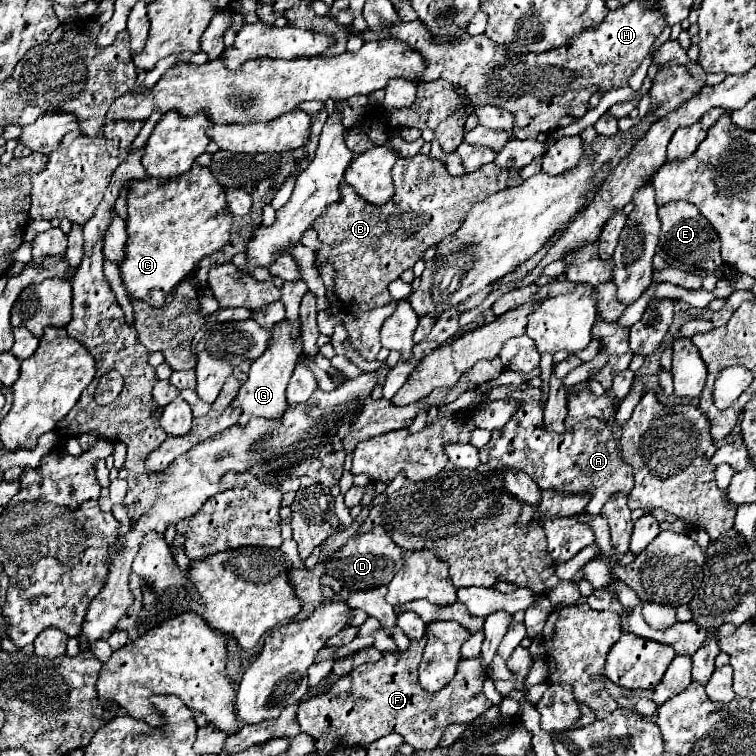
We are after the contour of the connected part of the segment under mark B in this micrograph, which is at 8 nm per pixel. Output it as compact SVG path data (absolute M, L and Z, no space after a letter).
M415 155L415 157L397 159L393 167L393 183L395 183L393 201L381 207L369 205L355 193L355 189L349 183L341 183L339 187L341 197L333 205L329 205L329 209L321 215L321 219L317 219L315 231L319 233L319 241L321 241L317 259L321 263L331 263L335 267L337 295L349 313L371 311L375 307L389 303L391 295L387 291L387 285L399 279L403 271L411 269L415 261L419 261L429 247L439 245L447 235L457 231L461 221L465 221L473 203L483 201L485 197L505 189L509 185L509 171L497 167L495 163L487 163L475 173L455 177L447 171L441 159L433 159L431 155Z

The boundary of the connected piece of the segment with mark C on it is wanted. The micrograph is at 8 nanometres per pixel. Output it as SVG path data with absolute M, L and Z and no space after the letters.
M193 165L189 173L173 179L133 179L127 193L127 245L125 257L117 263L123 285L131 301L145 301L151 307L161 307L171 289L187 279L199 265L199 261L219 251L229 241L231 213L225 201L225 191L209 169Z

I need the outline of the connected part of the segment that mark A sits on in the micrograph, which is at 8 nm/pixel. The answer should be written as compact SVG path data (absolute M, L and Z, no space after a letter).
M527 381L521 385L499 385L487 389L483 393L483 401L493 399L517 399L521 403L511 421L493 431L489 445L481 451L483 459L477 467L479 473L489 473L487 479L499 493L507 493L503 487L505 473L523 471L539 485L539 489L547 489L547 485L551 485L551 489L557 489L557 493L563 495L587 493L589 503L585 513L589 515L601 513L603 503L615 493L625 493L627 497L631 495L633 471L621 459L621 449L617 447L613 431L605 421L591 417L585 419L585 425L565 429L565 433L551 431L543 423L543 393L541 389L531 387Z

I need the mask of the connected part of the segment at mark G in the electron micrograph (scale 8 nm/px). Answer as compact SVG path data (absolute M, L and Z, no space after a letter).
M283 319L279 323L273 325L273 329L269 331L271 339L267 343L265 353L261 355L261 359L257 359L251 369L249 369L249 379L243 383L243 387L239 389L237 397L233 399L233 407L241 407L241 417L239 417L239 425L245 425L251 417L281 417L287 409L287 399L285 399L285 389L289 383L289 377L293 373L293 365L297 361L297 357L303 351L301 345L301 321L289 321Z

